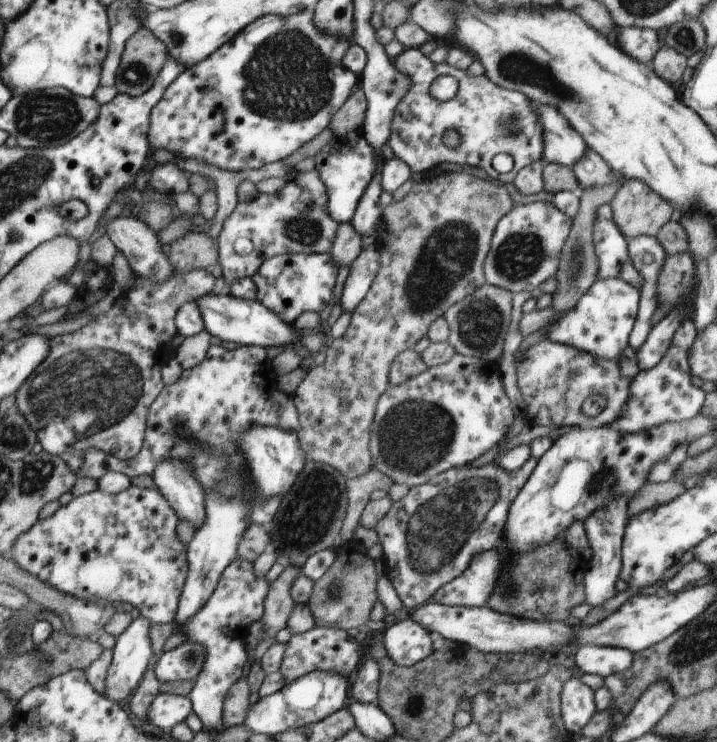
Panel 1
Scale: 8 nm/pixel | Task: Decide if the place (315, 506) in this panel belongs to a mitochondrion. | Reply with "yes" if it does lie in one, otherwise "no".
yes

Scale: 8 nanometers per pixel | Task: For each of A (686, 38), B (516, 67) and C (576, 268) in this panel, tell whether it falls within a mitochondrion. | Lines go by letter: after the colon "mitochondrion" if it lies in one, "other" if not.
A: mitochondrion
B: mitochondrion
C: mitochondrion

